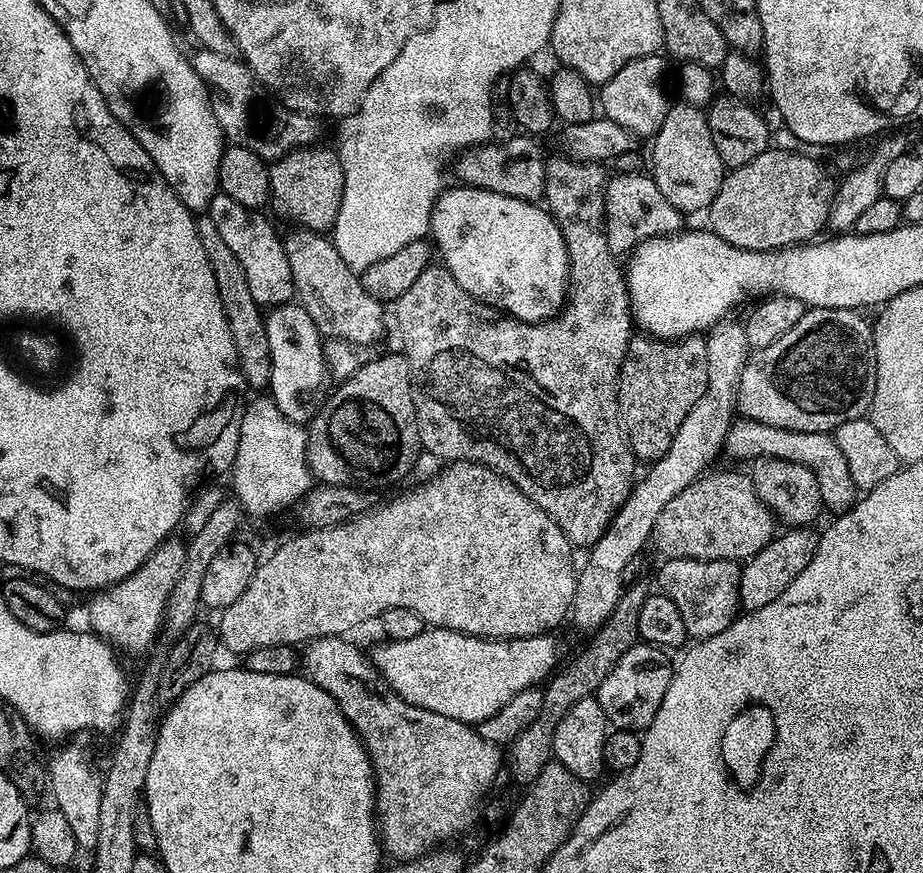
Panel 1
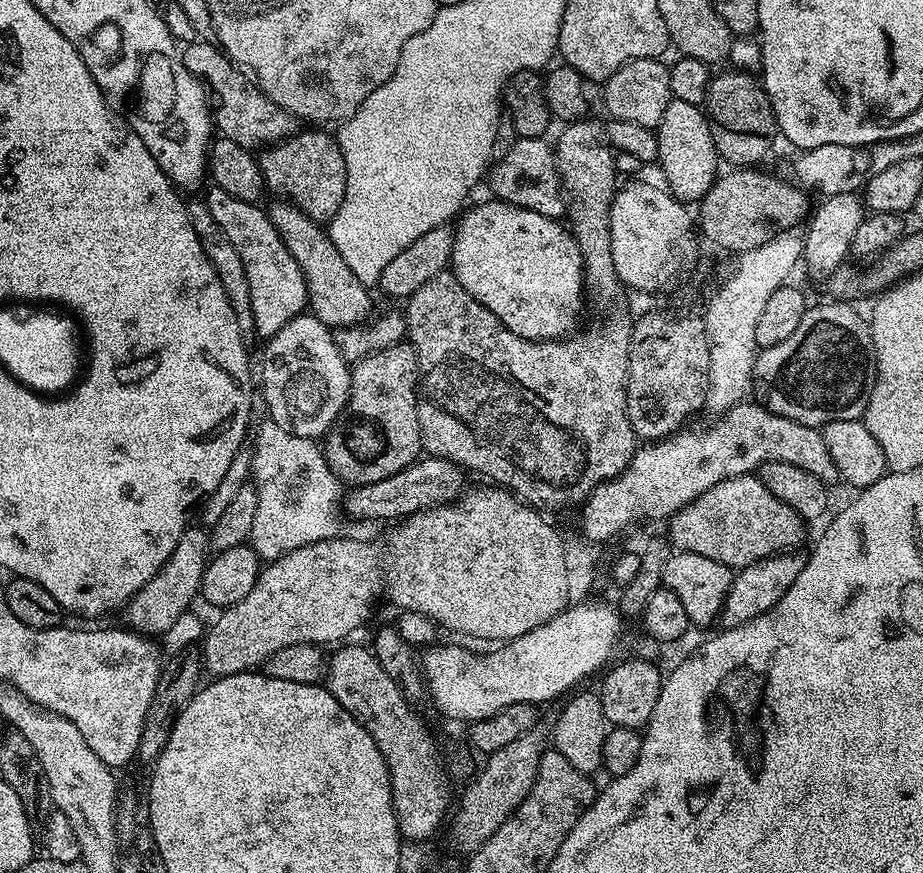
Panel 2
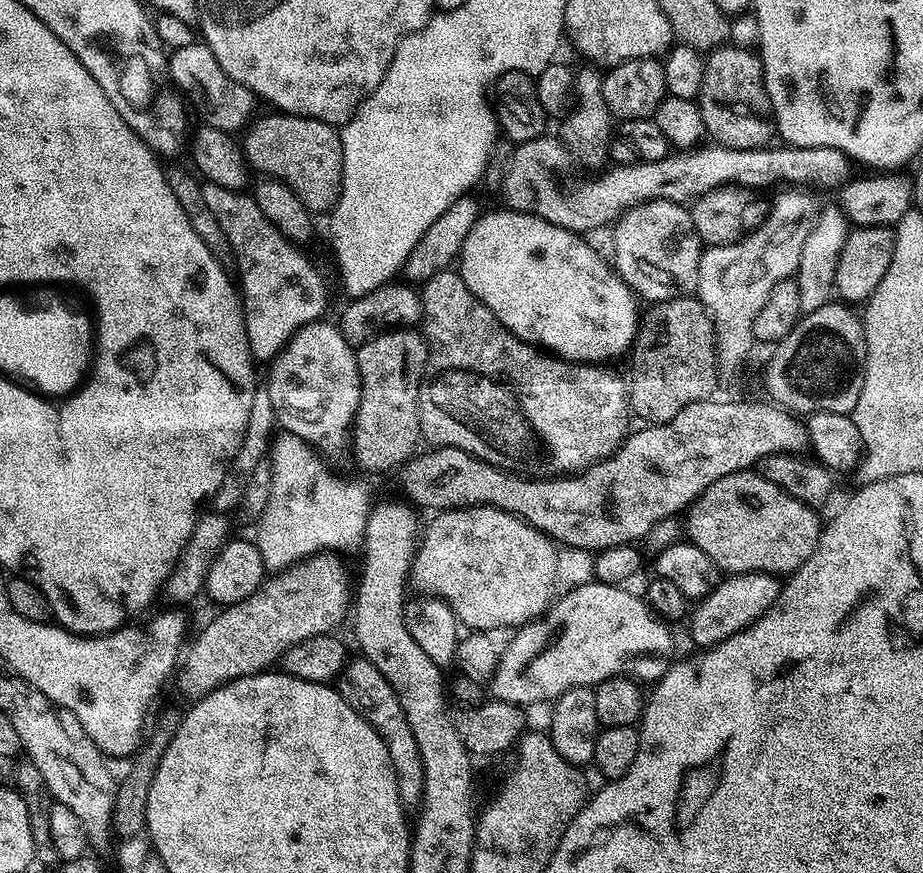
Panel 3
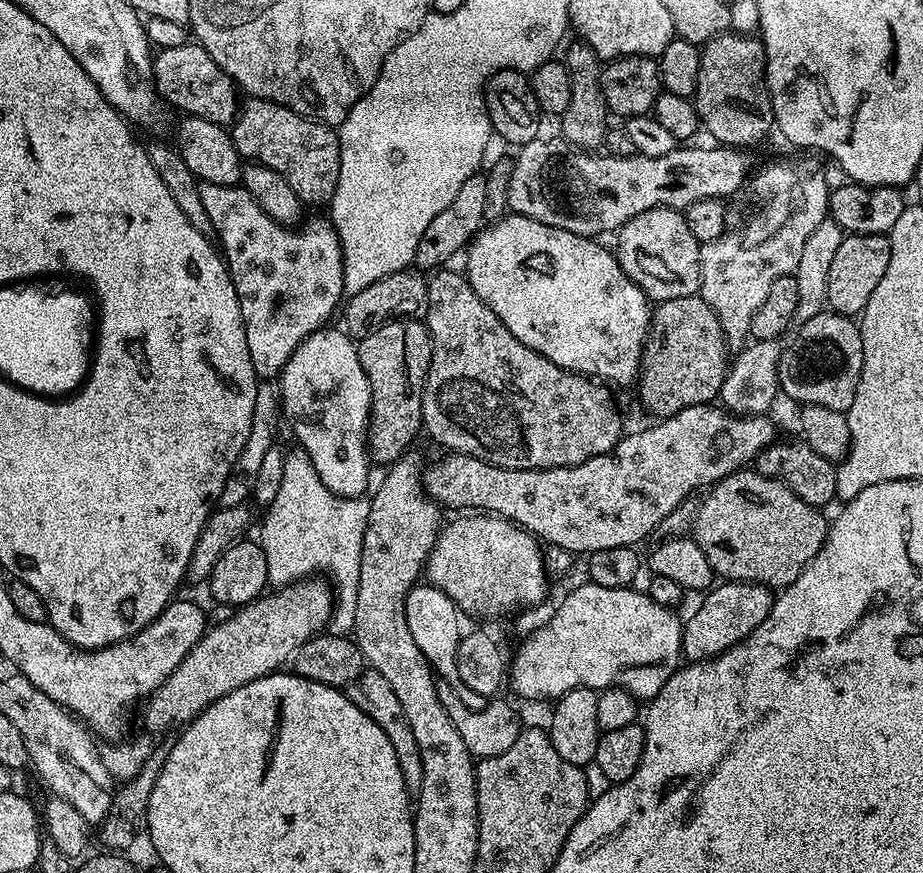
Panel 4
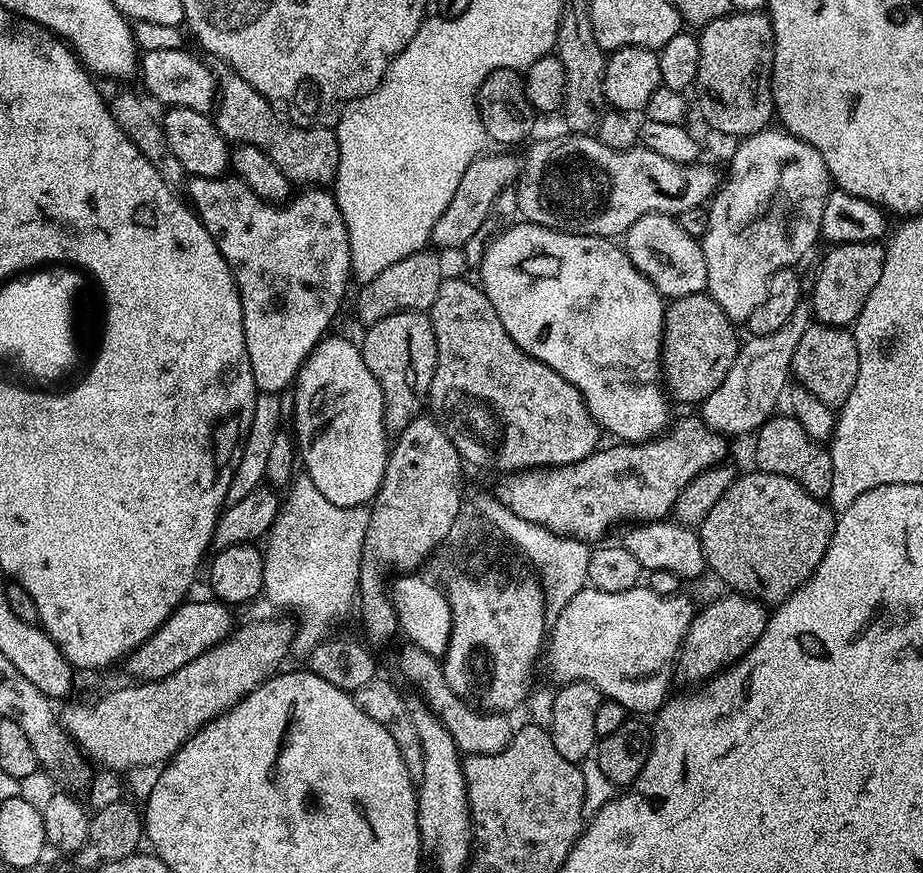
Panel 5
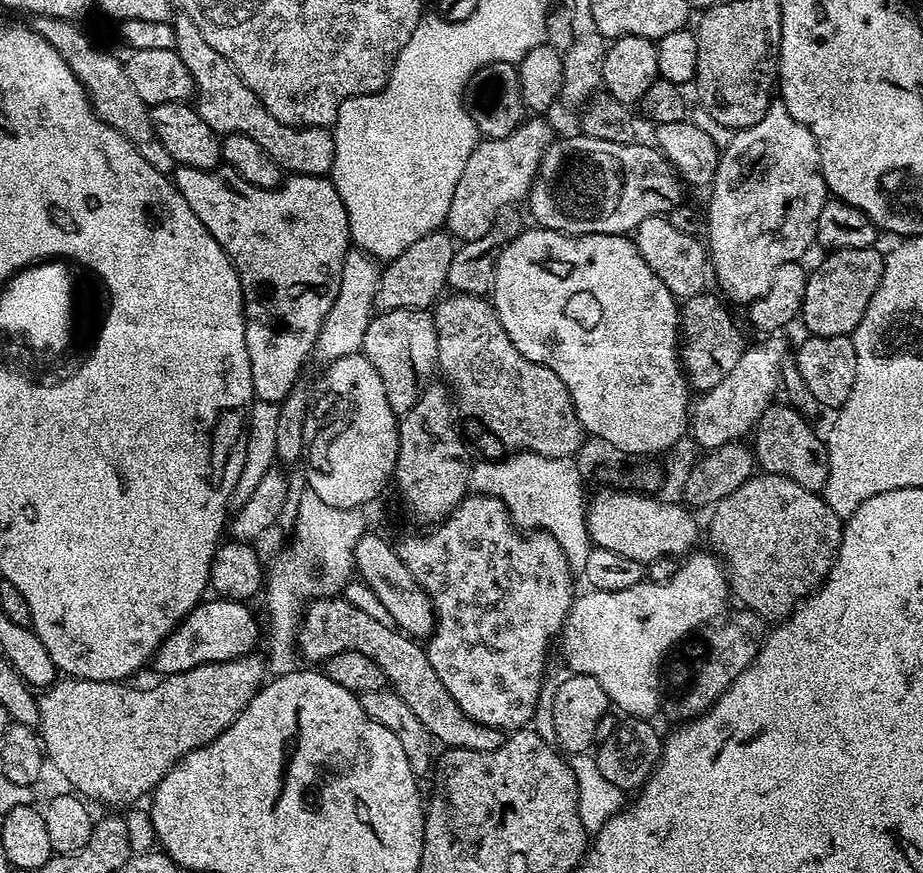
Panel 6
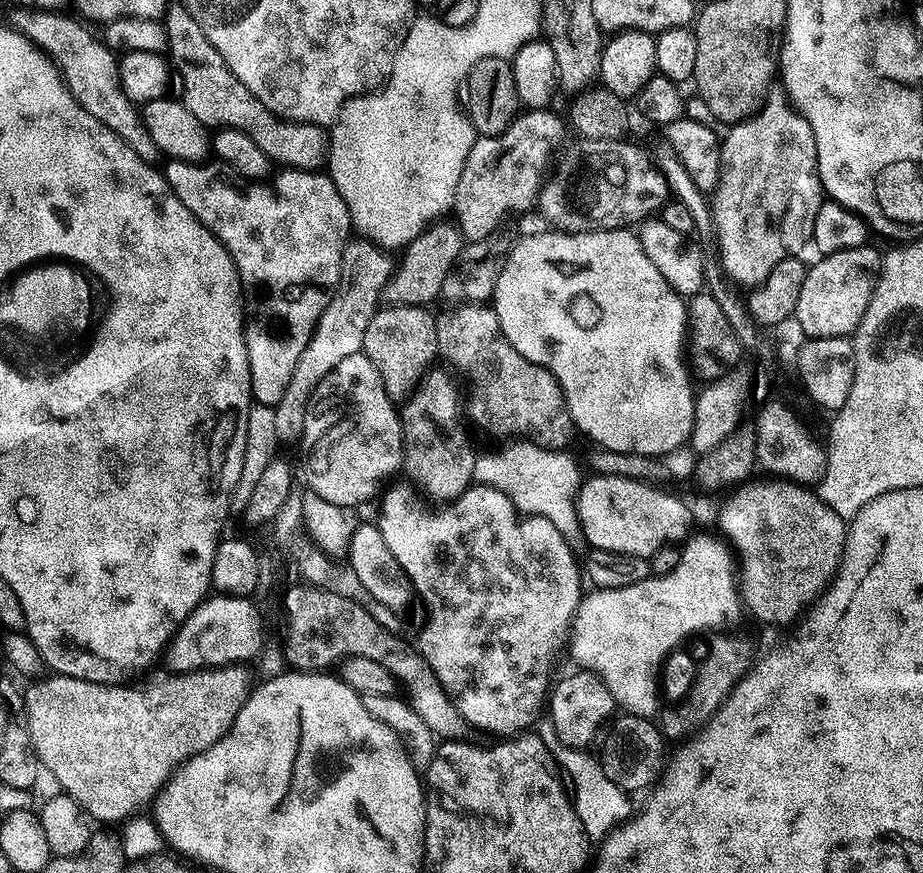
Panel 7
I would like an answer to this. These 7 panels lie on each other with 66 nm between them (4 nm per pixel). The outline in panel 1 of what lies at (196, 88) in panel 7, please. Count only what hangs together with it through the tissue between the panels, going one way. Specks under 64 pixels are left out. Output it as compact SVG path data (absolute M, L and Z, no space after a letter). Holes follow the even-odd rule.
M321 146L296 148L279 160L271 161L268 169L271 207L276 207L280 216L293 220L293 225L309 228L311 232L327 233L338 218L344 193L344 171L339 151Z

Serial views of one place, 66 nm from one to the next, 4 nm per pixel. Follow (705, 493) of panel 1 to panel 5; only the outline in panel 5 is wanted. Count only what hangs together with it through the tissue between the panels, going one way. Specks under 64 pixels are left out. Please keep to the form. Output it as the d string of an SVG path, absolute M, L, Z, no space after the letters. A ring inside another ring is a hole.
M759 470L751 471L746 473L745 476L744 473L737 475L735 482L730 486L730 490L726 490L726 494L722 494L722 498L718 498L718 502L714 502L714 510L710 510L710 514L706 514L706 518L698 525L698 535L704 551L705 565L722 583L729 584L732 587L729 589L733 593L750 596L754 600L759 600L765 606L778 606L783 600L789 600L795 592L801 591L804 585L811 581L813 574L822 562L822 558L828 552L828 547L836 530L837 517L825 501L806 494L806 490L802 490L802 486L798 486L798 482L794 482L782 474L770 474Z

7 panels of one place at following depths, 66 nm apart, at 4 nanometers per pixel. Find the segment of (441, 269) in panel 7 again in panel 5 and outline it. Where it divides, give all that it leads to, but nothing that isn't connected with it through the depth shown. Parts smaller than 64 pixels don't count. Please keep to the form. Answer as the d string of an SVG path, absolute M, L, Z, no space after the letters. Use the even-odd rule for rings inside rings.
M432 250L415 252L410 254L410 258L402 258L402 262L394 262L394 266L386 266L382 274L367 281L356 298L356 316L361 320L361 325L373 324L390 314L405 310L427 313L434 298L438 298L438 286L442 279L440 260L435 254Z

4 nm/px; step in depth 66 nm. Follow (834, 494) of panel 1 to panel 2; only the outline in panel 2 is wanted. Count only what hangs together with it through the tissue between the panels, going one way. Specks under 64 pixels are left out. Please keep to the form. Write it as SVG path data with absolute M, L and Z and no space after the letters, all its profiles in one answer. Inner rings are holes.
M741 402L728 412L717 415L713 419L716 421L713 422L712 428L685 426L664 440L648 442L637 447L624 471L615 480L608 480L605 484L593 488L579 509L580 528L584 531L583 539L591 542L612 540L623 528L628 528L639 520L667 521L679 508L684 508L691 500L710 490L710 486L729 480L731 476L747 476L755 473L760 465L766 462L790 462L790 466L798 466L814 474L814 478L829 486L835 485L834 482L841 479L838 466L830 456L821 429L811 428L790 418L782 418L765 408L763 403L748 403Z

